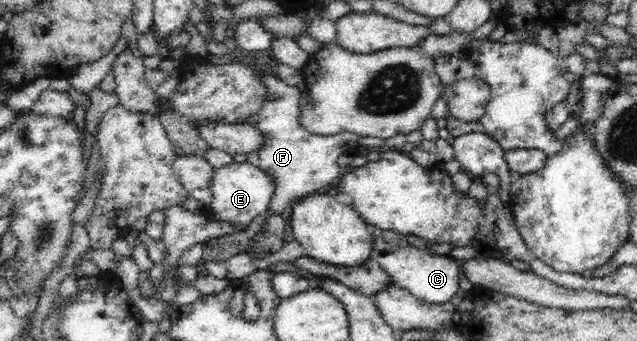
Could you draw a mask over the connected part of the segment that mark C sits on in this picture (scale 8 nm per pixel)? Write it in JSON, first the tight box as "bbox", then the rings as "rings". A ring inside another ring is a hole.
{"bbox":[370,228,459,304],"rings":[[[371,228],[373,250],[370,259],[381,265],[391,276],[392,282],[406,288],[417,300],[431,304],[449,303],[459,289],[459,268],[451,257],[438,258],[428,250],[421,250],[409,244],[406,235],[395,231]]]}

